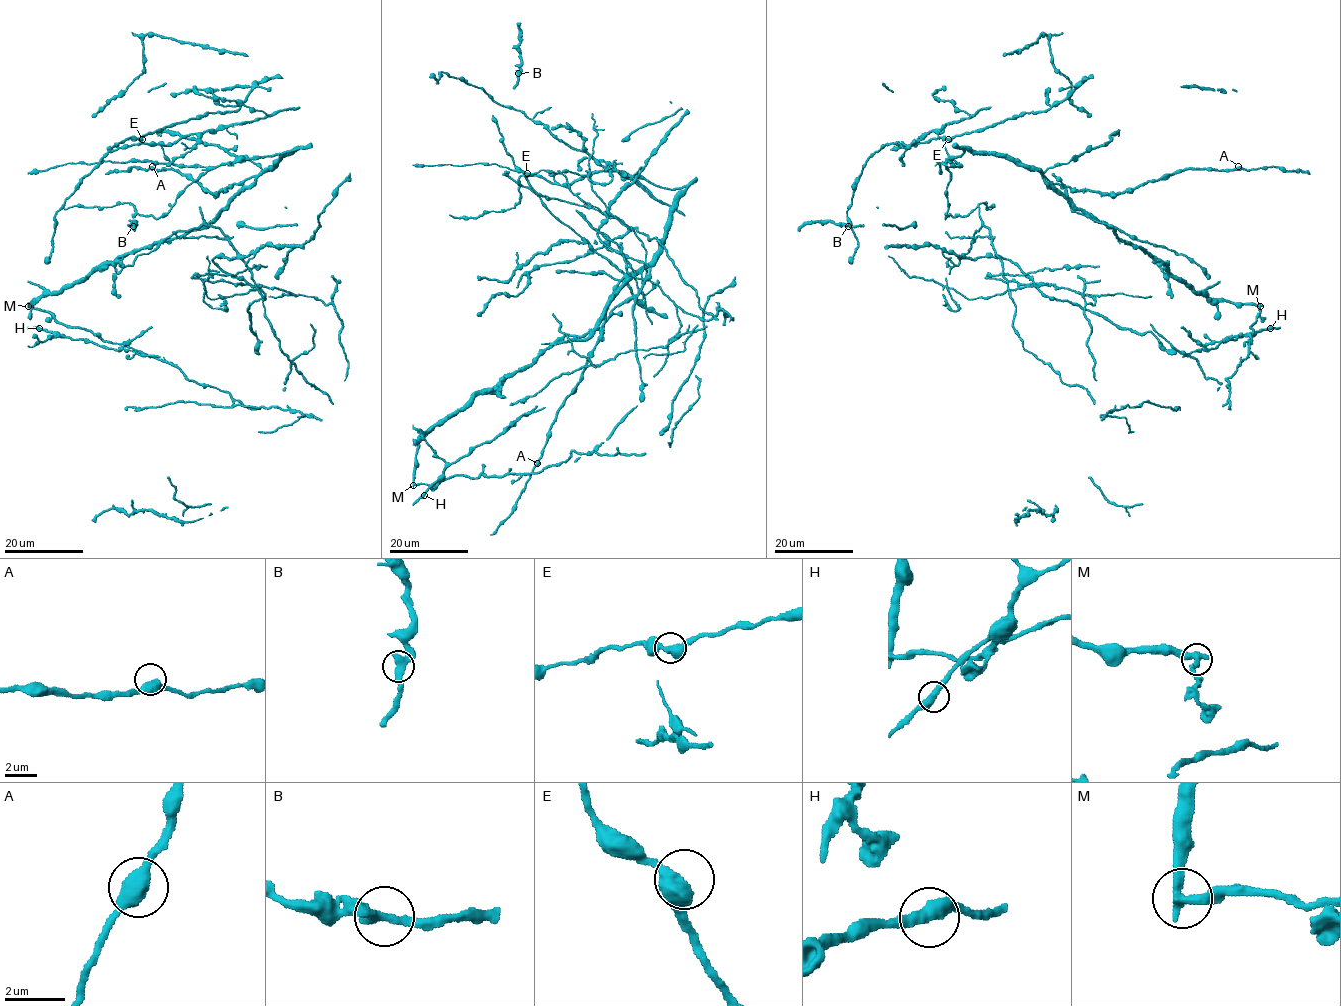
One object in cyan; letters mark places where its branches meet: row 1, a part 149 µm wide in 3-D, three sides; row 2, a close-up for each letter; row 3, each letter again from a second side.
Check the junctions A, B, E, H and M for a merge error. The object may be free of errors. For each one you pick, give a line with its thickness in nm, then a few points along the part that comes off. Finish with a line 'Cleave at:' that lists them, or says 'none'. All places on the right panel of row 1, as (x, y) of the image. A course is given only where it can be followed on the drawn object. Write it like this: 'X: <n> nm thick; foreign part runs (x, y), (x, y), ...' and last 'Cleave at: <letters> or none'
M: 440 nm thick
Cleave at: M

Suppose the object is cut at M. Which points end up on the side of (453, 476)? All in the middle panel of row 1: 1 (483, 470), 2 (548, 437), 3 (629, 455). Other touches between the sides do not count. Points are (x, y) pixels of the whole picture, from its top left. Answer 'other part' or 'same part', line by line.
1: same part
2: other part
3: same part

